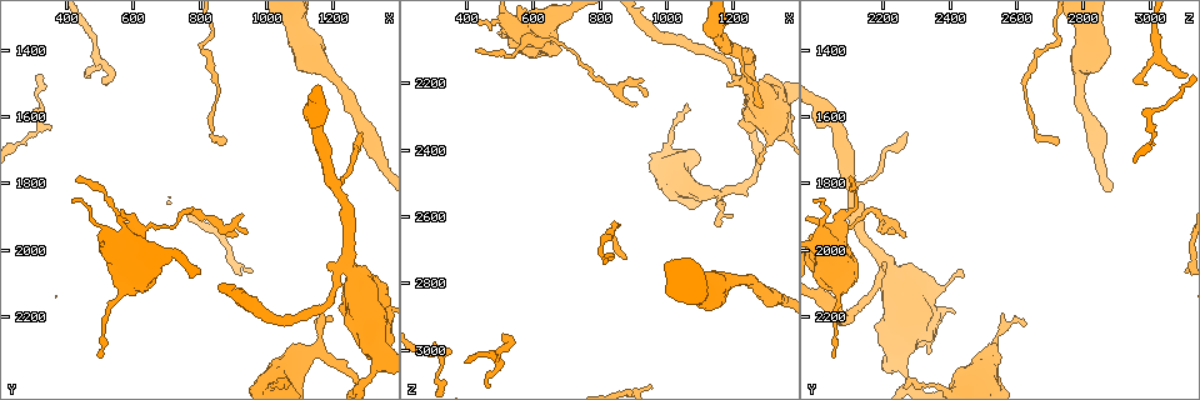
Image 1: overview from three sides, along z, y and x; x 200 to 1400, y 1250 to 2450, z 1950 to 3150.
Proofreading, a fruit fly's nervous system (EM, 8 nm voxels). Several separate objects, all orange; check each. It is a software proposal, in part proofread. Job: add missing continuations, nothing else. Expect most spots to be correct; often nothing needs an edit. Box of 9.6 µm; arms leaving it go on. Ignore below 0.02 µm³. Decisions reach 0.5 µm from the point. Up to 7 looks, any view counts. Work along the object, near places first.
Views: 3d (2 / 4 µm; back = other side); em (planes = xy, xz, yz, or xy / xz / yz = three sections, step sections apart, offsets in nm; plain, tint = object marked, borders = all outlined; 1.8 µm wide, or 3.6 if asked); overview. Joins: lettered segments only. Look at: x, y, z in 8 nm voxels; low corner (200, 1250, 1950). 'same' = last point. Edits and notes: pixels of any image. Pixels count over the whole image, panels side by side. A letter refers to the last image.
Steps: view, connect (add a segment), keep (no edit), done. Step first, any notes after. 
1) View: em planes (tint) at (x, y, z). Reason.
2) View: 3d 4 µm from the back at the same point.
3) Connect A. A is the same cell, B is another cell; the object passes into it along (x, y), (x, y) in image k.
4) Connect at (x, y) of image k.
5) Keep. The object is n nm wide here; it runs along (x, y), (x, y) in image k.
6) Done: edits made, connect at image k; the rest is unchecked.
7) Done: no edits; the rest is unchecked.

View: em 3.6 µm planes (borders) at (1250, 2050, 2210). Thin arm on a thick one.

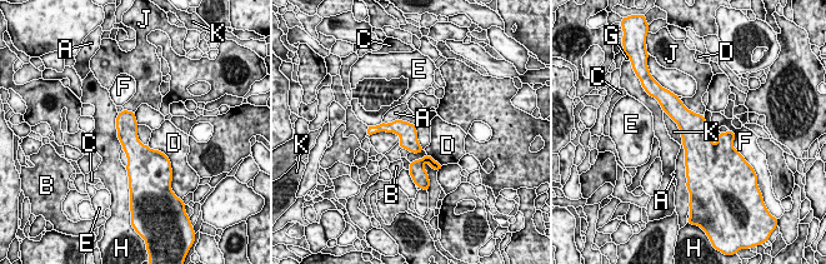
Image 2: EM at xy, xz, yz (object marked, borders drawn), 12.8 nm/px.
Keep. A, B, C, D, E, F, G, H, J and K are other cells; a border runs along (664, 110), (679, 129), (686, 177) in image 2; no lettered segment goes on from it.

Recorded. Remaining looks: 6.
View: em planes (borders) at (1270, 2070, 2440). Free end.

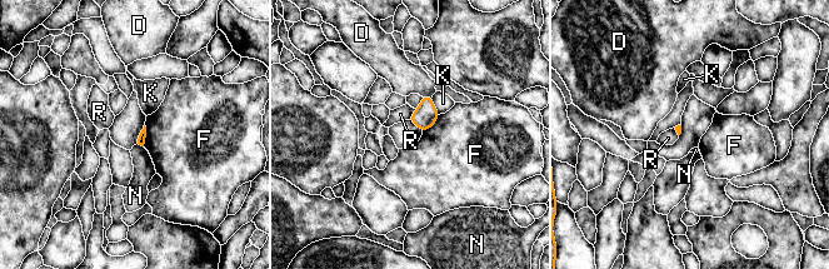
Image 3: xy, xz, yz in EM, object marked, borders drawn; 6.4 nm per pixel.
Keep. The longest contact is with F, 170 nm; D, F, K, N and R are other cells; a border runs along (417, 109), (408, 119) in image 3; no lettered segment goes on from it.

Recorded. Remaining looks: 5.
View: 3d 4 µm at (530, 1510, 2990). Thin end.

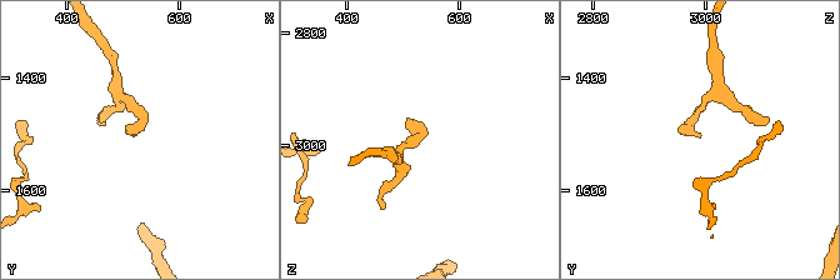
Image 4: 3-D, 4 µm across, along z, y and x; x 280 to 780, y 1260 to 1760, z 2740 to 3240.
View: em planes (borders) at (525, 1505, 2990). Shape alone is not enough.

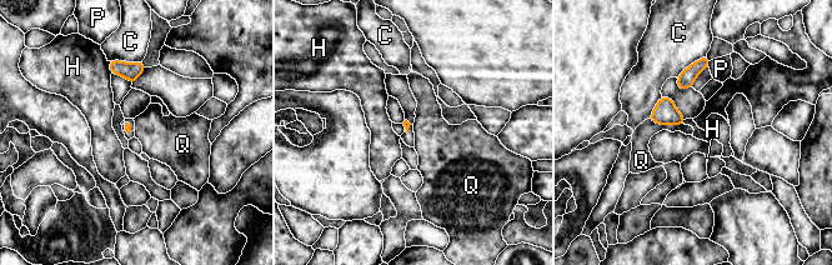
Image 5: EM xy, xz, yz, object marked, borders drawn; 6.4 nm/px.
Keep. C, H, P and Q are other cells; a border runs along (648, 118), (658, 124), (683, 125) in image 5; no lettered segment goes on from it.

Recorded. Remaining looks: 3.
Done: no edits; the rest is unchecked.

